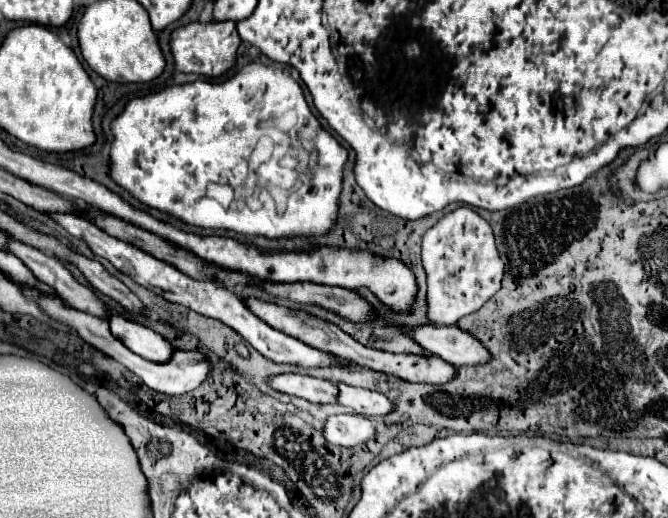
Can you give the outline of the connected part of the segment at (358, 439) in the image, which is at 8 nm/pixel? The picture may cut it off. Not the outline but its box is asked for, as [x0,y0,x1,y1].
[324,414,374,446]

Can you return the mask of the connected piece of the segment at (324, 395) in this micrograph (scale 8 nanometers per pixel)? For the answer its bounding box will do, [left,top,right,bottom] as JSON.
[270,374,338,404]

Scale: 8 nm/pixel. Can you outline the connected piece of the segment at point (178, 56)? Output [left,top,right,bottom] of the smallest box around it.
[170,22,240,78]

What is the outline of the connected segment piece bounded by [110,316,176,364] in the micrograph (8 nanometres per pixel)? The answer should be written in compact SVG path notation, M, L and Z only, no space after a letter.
M112 316L110 330L134 354L138 354L150 362L166 364L172 358L172 354L176 352L176 348L164 336L160 336L154 330L150 330L134 320L128 320L124 316Z

